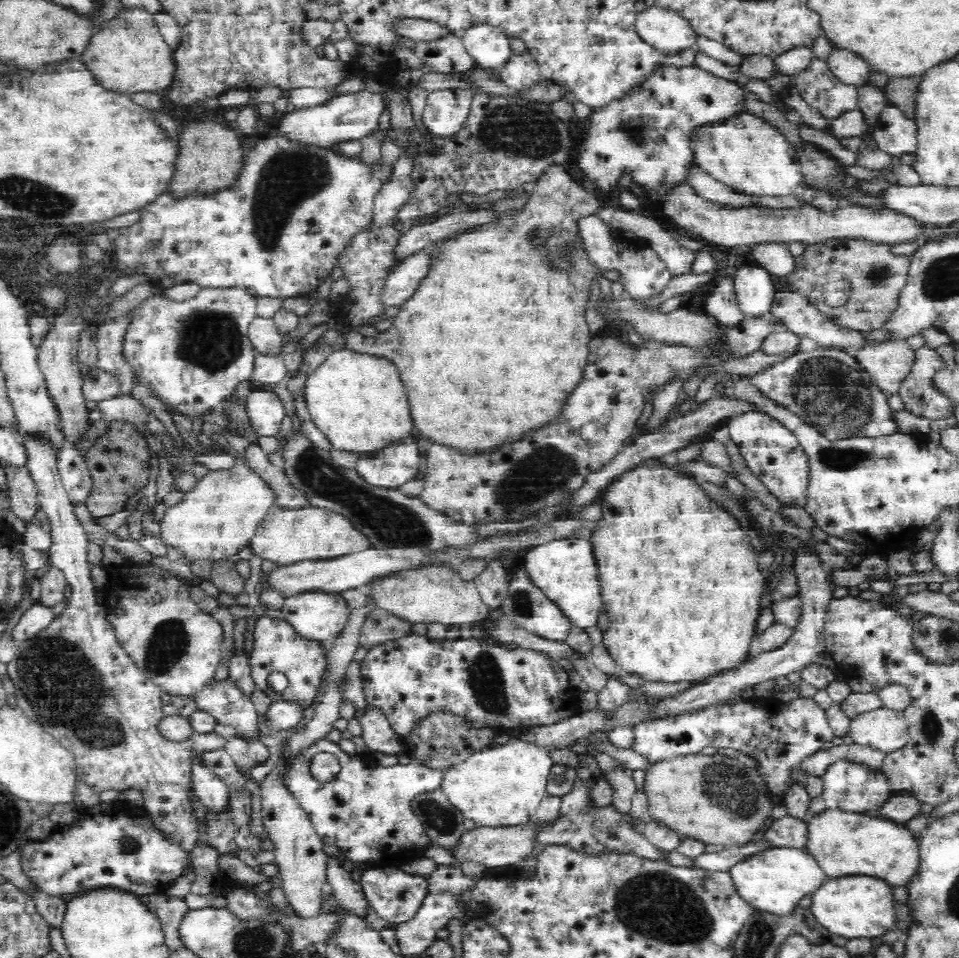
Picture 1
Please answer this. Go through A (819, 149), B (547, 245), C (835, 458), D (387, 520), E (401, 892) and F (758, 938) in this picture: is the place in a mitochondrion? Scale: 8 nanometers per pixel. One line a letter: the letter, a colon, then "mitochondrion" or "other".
A: other
B: mitochondrion
C: mitochondrion
D: mitochondrion
E: mitochondrion
F: mitochondrion

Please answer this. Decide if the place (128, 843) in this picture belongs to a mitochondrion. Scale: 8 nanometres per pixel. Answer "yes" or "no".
yes

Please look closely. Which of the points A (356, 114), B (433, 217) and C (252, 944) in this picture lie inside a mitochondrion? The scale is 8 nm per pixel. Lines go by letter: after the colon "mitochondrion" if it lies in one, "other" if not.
A: other
B: other
C: mitochondrion

